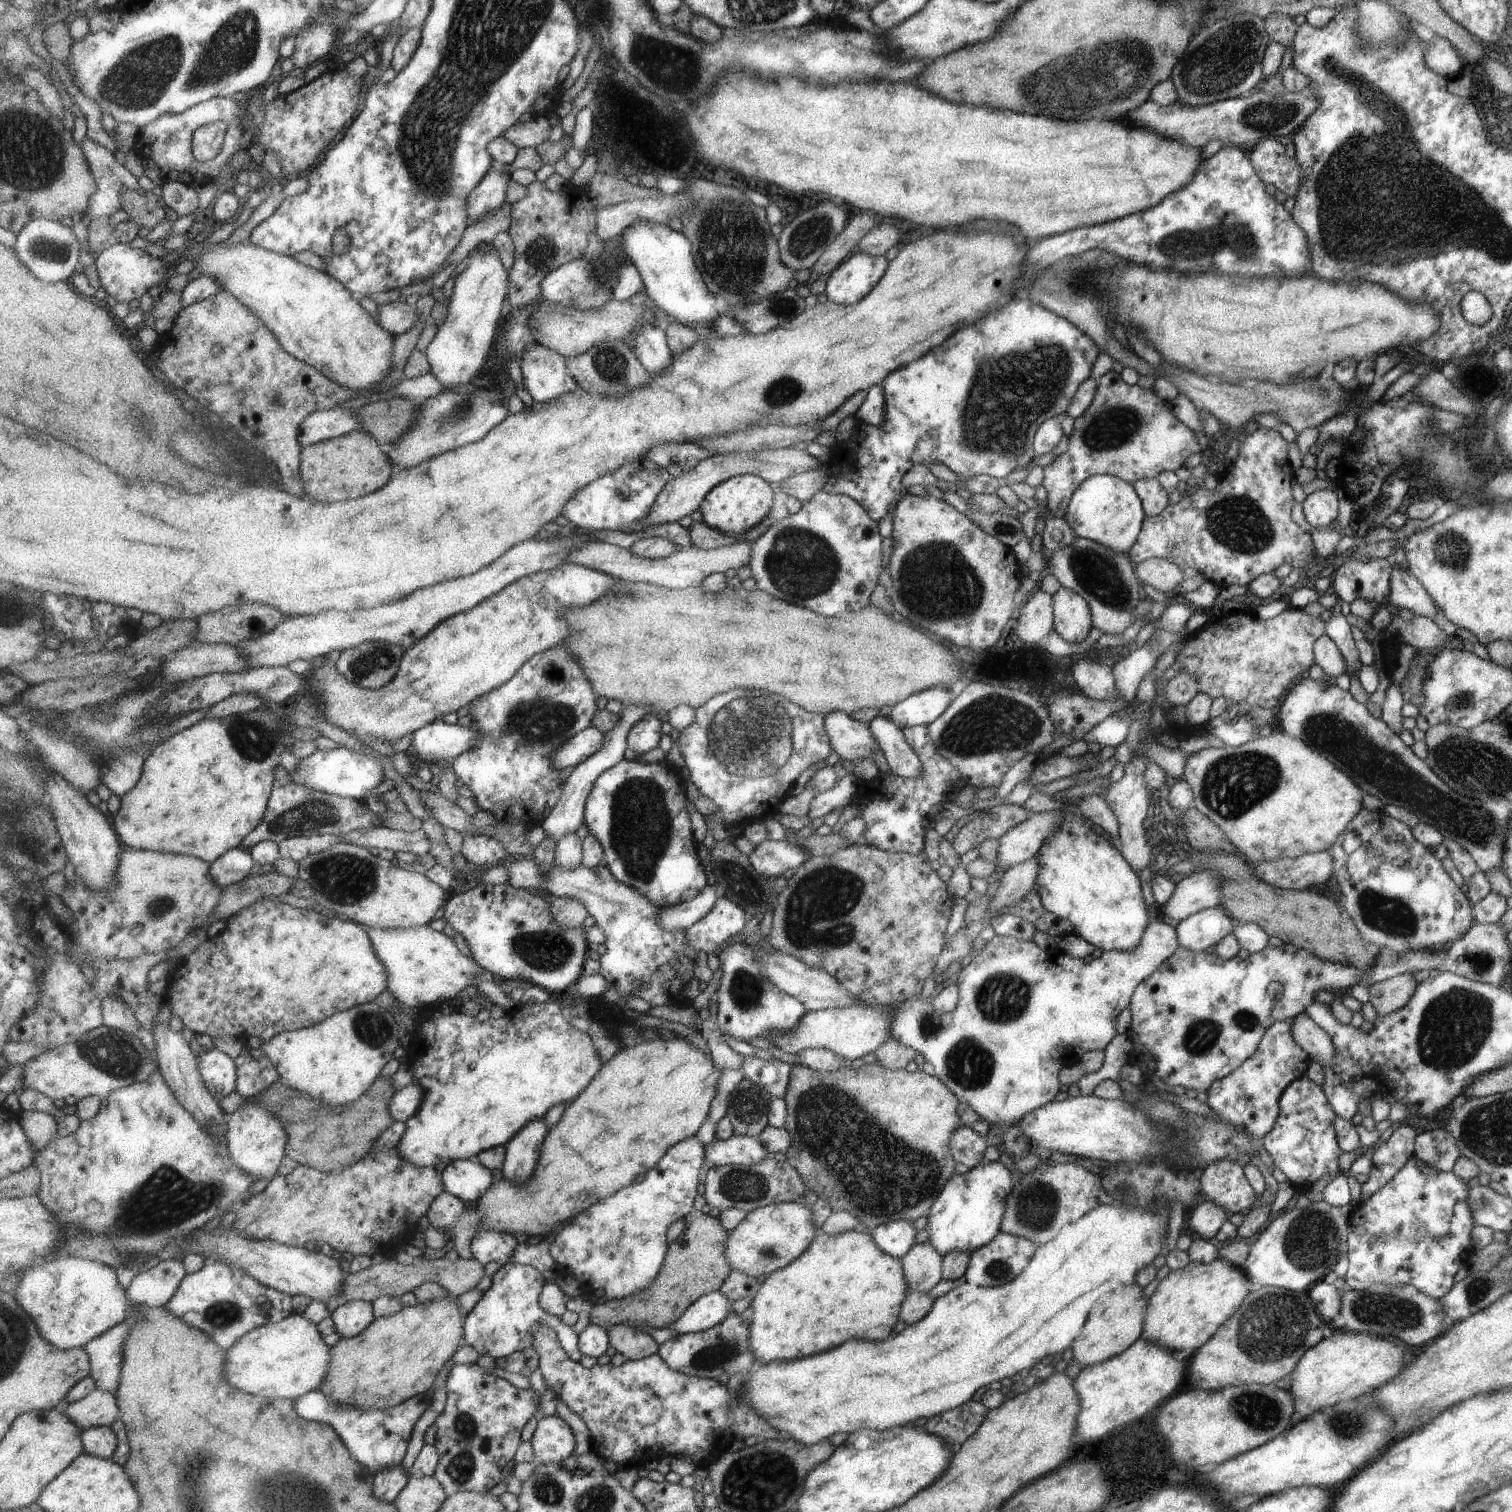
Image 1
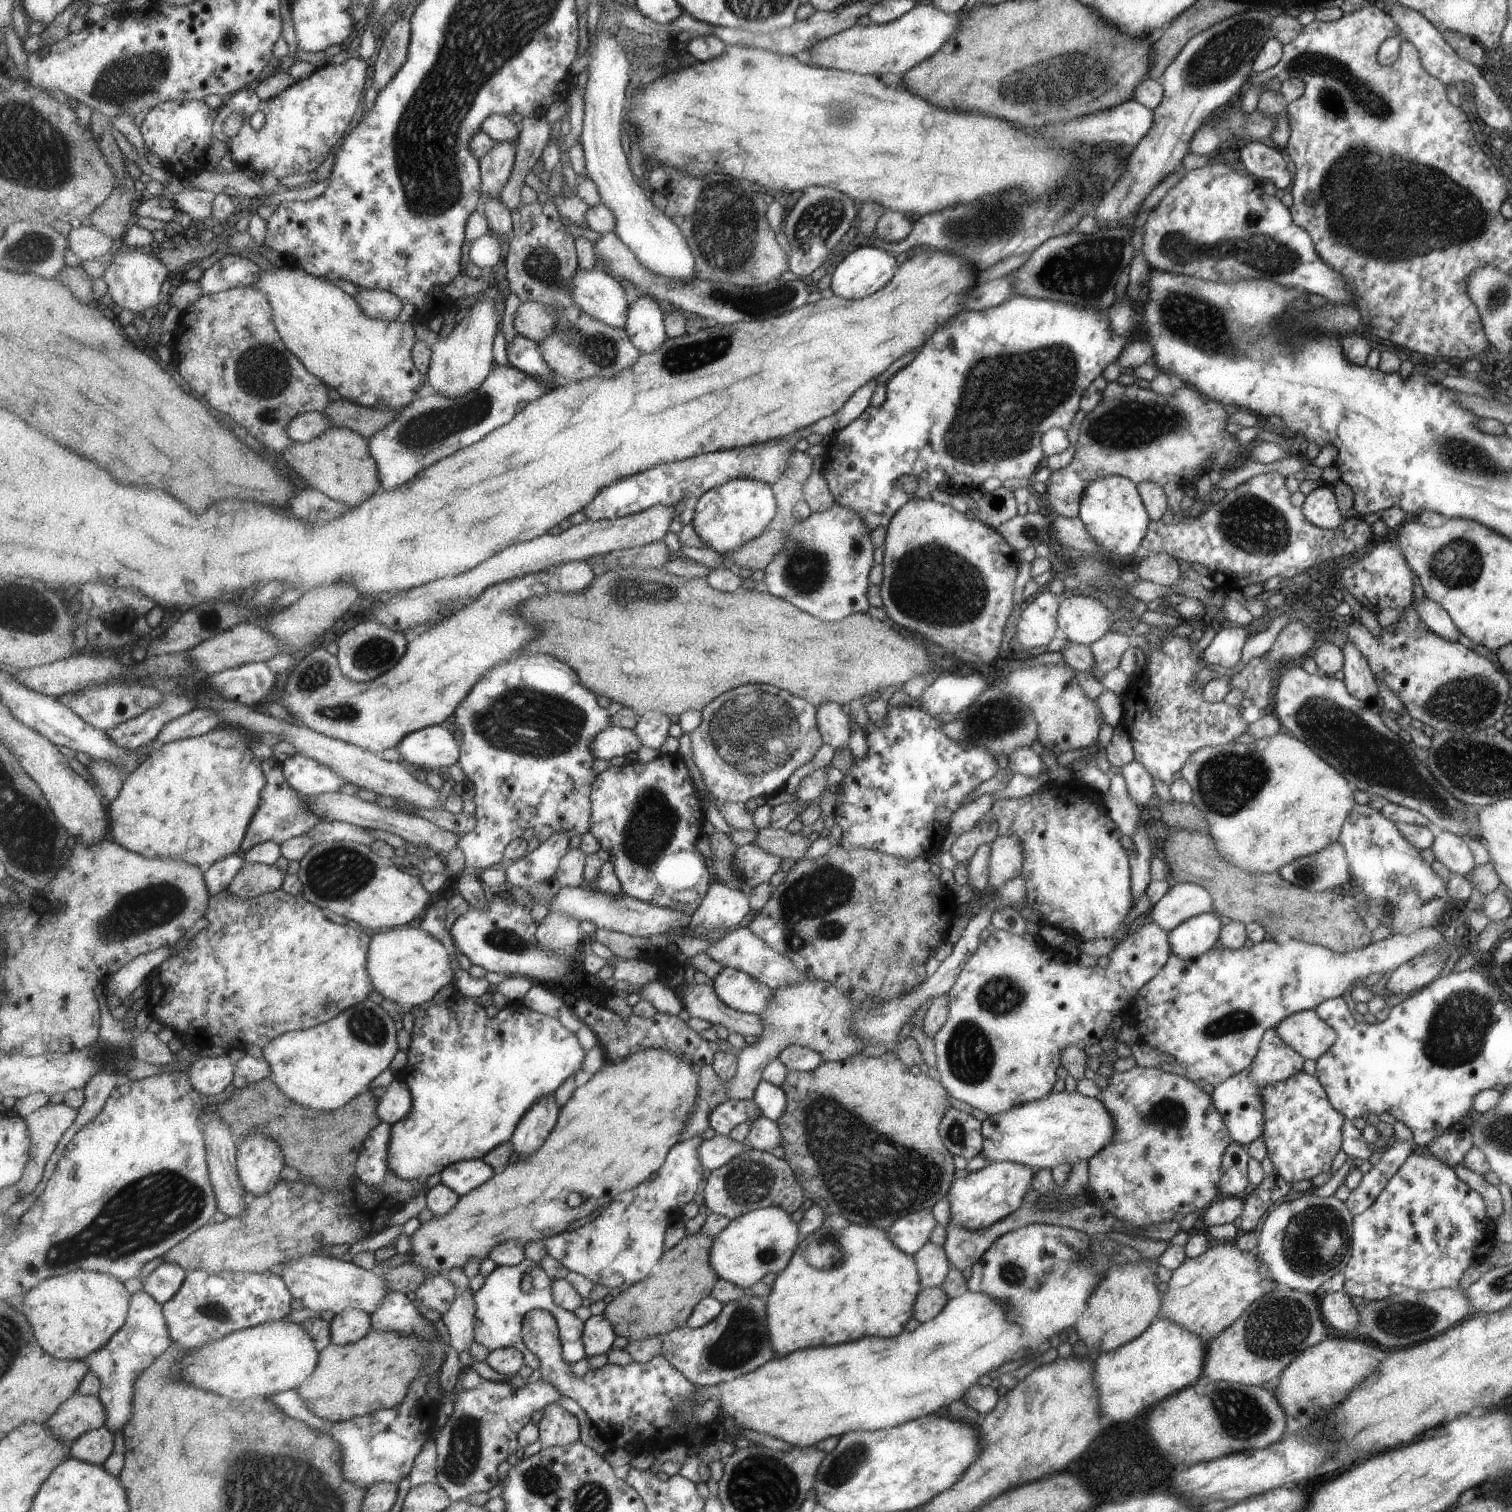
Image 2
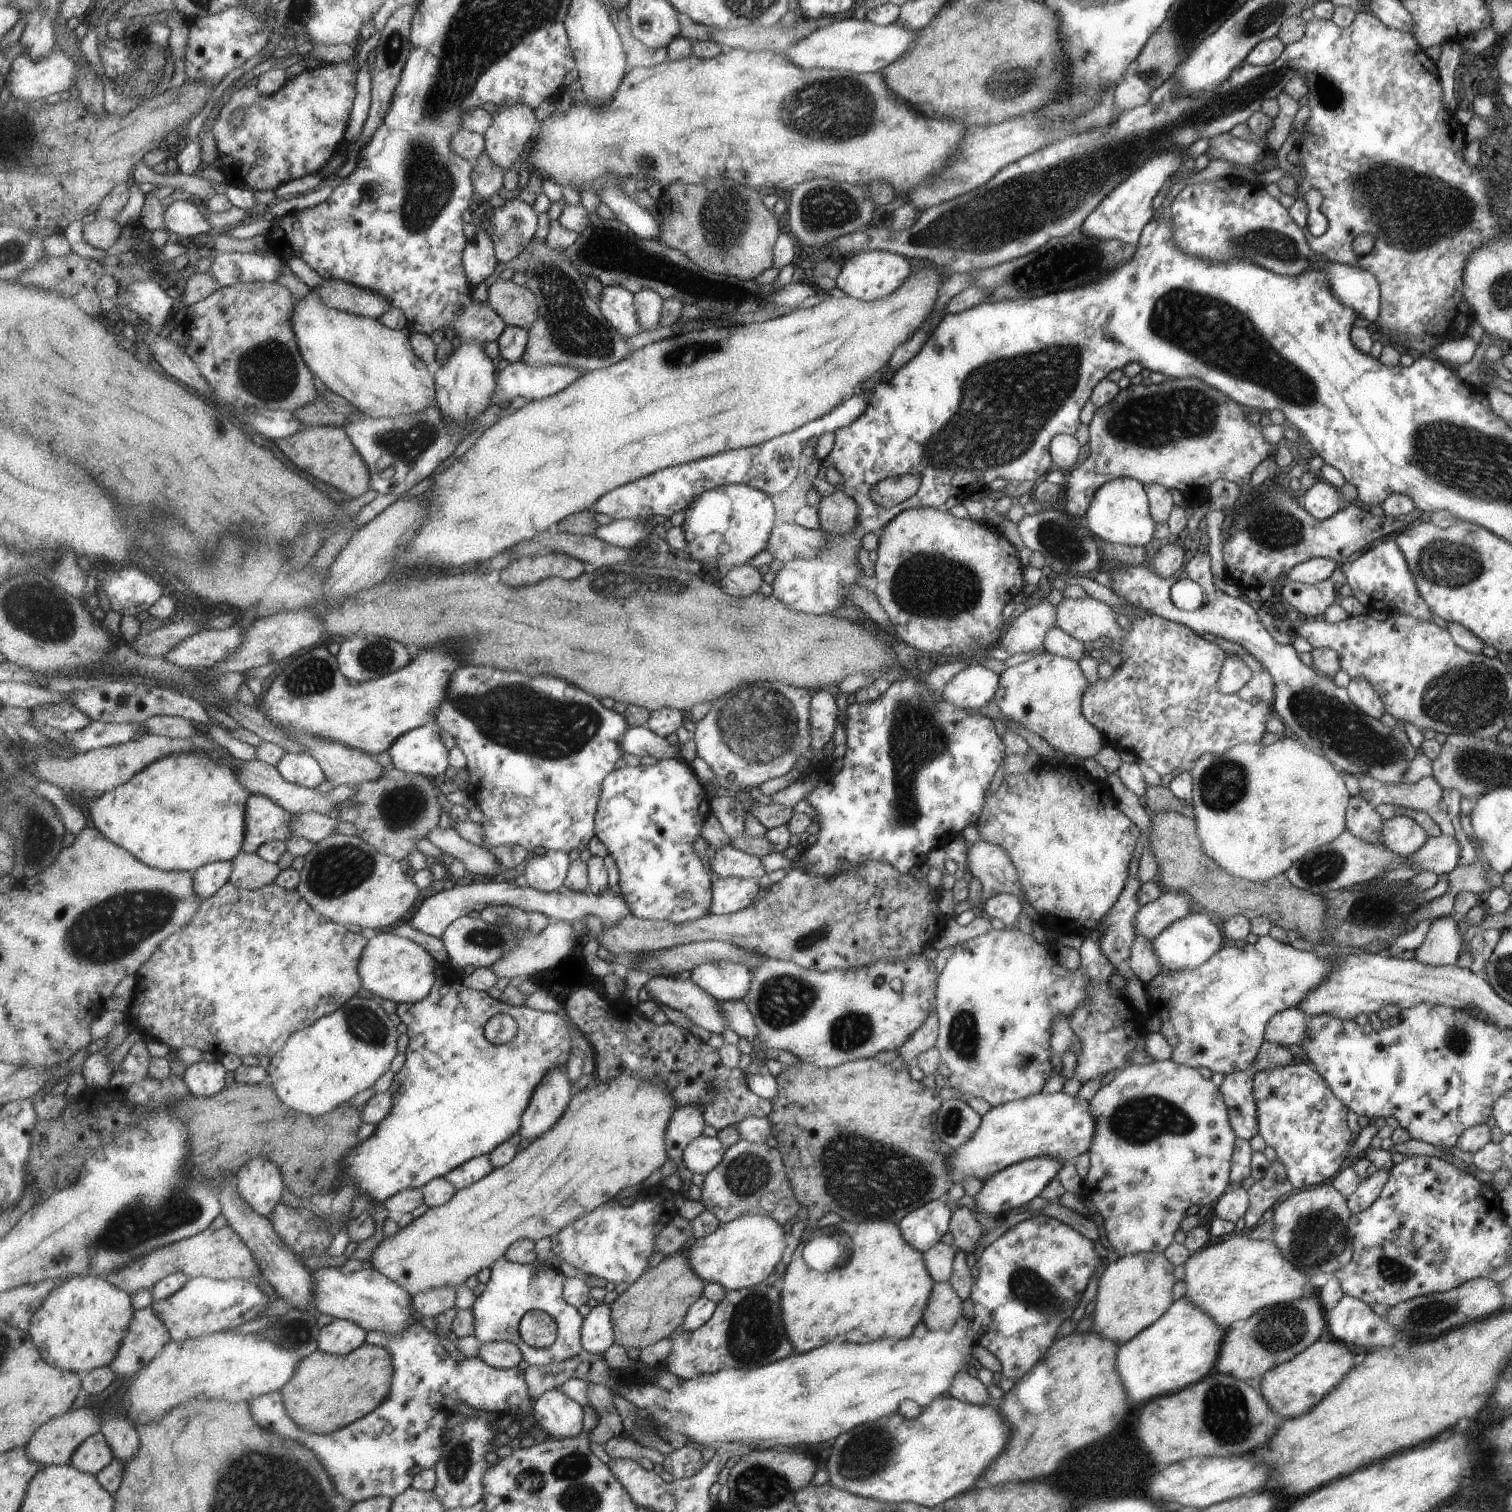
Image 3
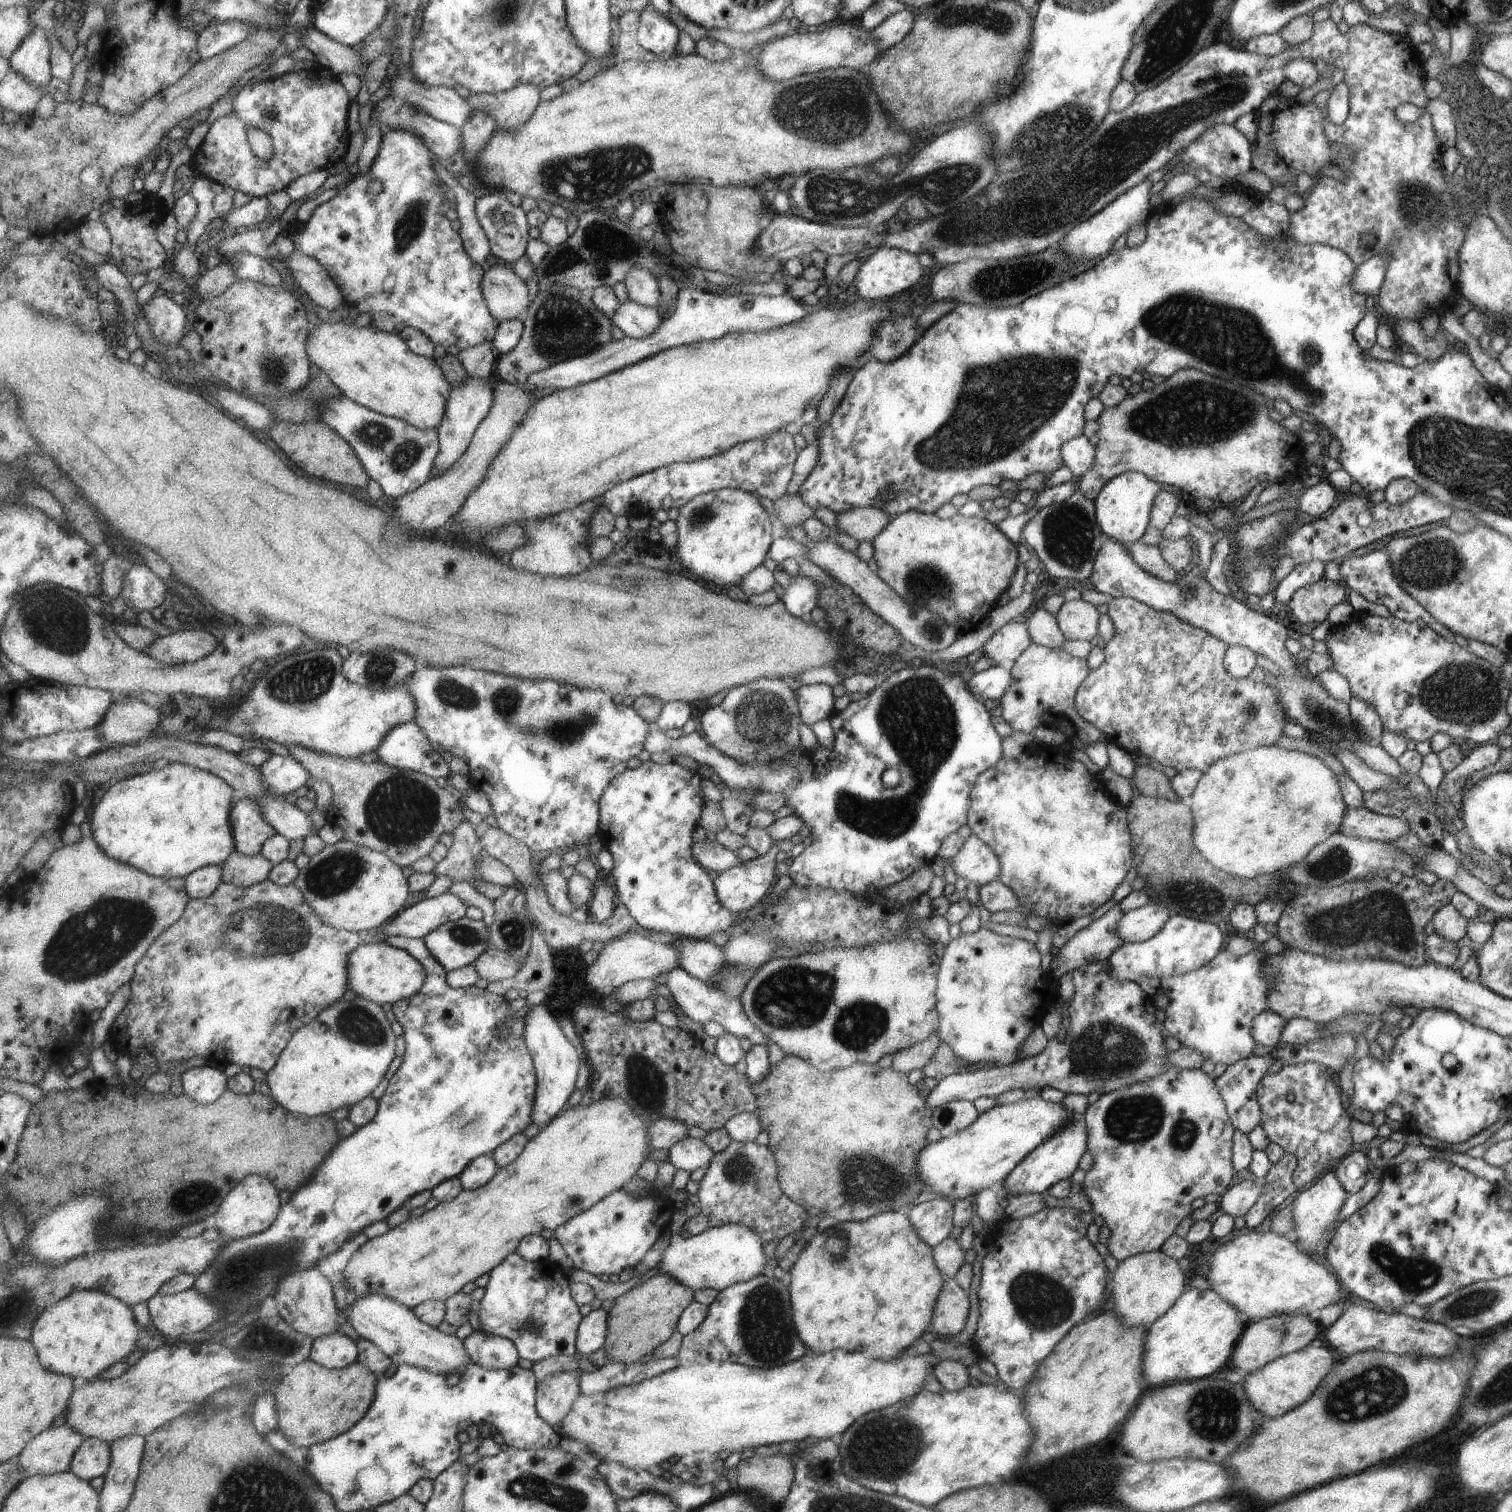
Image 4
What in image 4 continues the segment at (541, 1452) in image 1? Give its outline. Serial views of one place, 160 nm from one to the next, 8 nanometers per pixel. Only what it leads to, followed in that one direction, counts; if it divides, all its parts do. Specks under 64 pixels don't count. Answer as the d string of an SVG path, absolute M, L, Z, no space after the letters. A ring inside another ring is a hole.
M565 1371L539 1381L538 1413L557 1432L582 1393L581 1374L580 1371Z

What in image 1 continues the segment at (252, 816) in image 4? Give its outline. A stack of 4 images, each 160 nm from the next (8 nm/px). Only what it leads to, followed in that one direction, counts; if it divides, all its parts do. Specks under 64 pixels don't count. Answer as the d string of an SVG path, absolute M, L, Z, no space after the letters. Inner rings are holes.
M279 766L275 776L275 786L261 824L255 828L240 845L251 850L263 841L272 841L277 845L292 837L333 834L339 837L355 830L371 830L383 827L382 815L375 814L365 800L338 796L324 791L313 790L309 786L298 784L293 776Z

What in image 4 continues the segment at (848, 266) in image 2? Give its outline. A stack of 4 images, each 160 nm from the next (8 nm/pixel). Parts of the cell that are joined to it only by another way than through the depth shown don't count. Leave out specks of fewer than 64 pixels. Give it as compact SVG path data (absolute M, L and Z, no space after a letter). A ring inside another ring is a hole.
M878 247L871 250L869 258L859 266L854 281L856 293L867 301L883 301L893 294L905 292L921 278L921 264L917 262L917 254L905 252L903 249Z

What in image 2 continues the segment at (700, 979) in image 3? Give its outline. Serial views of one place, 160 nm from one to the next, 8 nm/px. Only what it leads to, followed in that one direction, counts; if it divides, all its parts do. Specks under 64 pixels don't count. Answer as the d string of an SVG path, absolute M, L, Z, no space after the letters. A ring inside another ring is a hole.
M721 968L712 982L713 991L717 998L719 998L719 1001L724 1006L731 1008L731 1010L741 1013L759 1014L763 1012L763 1008L767 1006L767 1002L771 1002L771 996L773 996L771 988L760 984L754 977L745 974L745 972L741 972L739 968Z

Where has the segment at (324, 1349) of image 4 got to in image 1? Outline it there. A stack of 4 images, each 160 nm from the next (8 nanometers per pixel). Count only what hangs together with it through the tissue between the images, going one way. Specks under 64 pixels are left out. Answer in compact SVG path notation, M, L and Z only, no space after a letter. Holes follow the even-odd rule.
M360 1299L343 1304L332 1314L337 1331L344 1338L354 1338L364 1332L376 1319L371 1302Z

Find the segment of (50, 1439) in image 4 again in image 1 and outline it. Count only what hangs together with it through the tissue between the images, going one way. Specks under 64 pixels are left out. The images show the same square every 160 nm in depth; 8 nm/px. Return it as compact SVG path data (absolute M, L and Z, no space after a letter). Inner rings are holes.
M99 1387L62 1411L84 1431L91 1427L111 1427L116 1420L122 1419L116 1394Z

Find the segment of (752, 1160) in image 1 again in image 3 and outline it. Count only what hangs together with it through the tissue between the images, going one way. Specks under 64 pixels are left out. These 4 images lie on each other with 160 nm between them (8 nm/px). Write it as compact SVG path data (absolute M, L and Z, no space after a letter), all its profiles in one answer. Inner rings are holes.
M699 1135L685 1146L682 1160L686 1168L692 1173L704 1175L721 1162L724 1150L717 1137Z

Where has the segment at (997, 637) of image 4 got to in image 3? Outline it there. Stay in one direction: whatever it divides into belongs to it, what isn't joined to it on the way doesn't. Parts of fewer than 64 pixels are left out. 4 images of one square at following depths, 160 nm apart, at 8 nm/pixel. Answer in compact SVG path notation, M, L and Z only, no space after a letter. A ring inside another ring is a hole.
M1043 598L1033 607L1021 612L1007 626L1007 632L997 646L1010 655L1028 653L1042 646L1047 632L1053 626L1056 626L1055 606L1051 606L1047 599Z

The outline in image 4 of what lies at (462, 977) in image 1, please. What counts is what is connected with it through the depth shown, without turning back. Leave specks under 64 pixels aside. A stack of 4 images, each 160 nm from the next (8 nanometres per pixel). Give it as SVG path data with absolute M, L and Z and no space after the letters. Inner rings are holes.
M368 940L351 952L348 960L348 977L348 988L356 996L375 1001L380 1005L385 1002L393 1005L420 991L426 979L426 971L423 964L405 949L398 949L385 940L373 944Z

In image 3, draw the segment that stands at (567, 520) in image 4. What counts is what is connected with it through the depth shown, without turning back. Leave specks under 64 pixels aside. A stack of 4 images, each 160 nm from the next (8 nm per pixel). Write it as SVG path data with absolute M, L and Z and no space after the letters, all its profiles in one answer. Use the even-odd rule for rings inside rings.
M549 553L543 556L527 555L514 560L503 570L507 584L523 586L543 580L545 576L559 576L565 580L579 578L585 572L585 563L565 553Z

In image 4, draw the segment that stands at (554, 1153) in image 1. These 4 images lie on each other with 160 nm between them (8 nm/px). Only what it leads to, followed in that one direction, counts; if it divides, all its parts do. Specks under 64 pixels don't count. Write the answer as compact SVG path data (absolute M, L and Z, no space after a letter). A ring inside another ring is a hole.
M604 1097L600 1101L595 1101L588 1106L575 1105L569 1107L559 1116L555 1117L549 1124L541 1129L541 1131L533 1137L525 1147L525 1150L514 1160L509 1166L503 1167L496 1172L496 1175L485 1186L475 1190L463 1189L463 1192L450 1201L440 1201L439 1204L431 1209L425 1211L418 1217L411 1217L409 1220L401 1223L397 1227L393 1227L381 1236L369 1239L364 1245L361 1245L351 1256L346 1267L343 1269L343 1277L347 1286L348 1297L358 1297L361 1295L367 1295L368 1293L385 1295L395 1299L401 1304L407 1305L409 1308L414 1309L422 1302L449 1300L453 1294L457 1294L459 1290L463 1290L469 1282L477 1280L479 1276L490 1273L495 1267L503 1262L511 1253L514 1253L518 1246L522 1243L522 1240L529 1235L539 1235L539 1232L543 1228L549 1228L549 1230L556 1231L562 1224L580 1215L582 1212L593 1208L595 1204L602 1201L606 1196L609 1196L616 1190L623 1189L623 1184L627 1180L631 1180L637 1170L641 1168L641 1164L647 1160L649 1152L652 1148L649 1146L648 1136L650 1126L645 1124L645 1121L636 1115L636 1112L629 1106L626 1101L621 1097Z

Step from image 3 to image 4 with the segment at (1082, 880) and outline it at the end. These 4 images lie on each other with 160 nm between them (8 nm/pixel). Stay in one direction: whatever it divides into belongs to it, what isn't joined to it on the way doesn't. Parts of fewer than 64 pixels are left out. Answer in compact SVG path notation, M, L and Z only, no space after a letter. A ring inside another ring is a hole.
M1031 744L1015 758L1003 757L996 760L993 766L986 768L977 776L974 786L970 790L970 804L967 811L966 825L970 828L971 834L982 840L997 854L1001 868L998 872L997 881L1016 894L1019 909L1029 912L1032 916L1047 918L1056 927L1080 916L1091 914L1097 906L1101 906L1105 900L1109 900L1109 896L1113 894L1113 888L1125 878L1127 870L1133 866L1131 864L1131 848L1129 848L1130 832L1127 832L1127 814L1125 814L1125 810L1118 802L1115 802L1111 796L1107 796L1107 792L1103 792L1101 786L1103 784L1101 784L1101 778L1097 778L1097 774L1091 776L1081 762L1065 758L1065 752L1057 750L1055 756L1053 756L1053 747L1051 745L1041 745L1039 747Z

